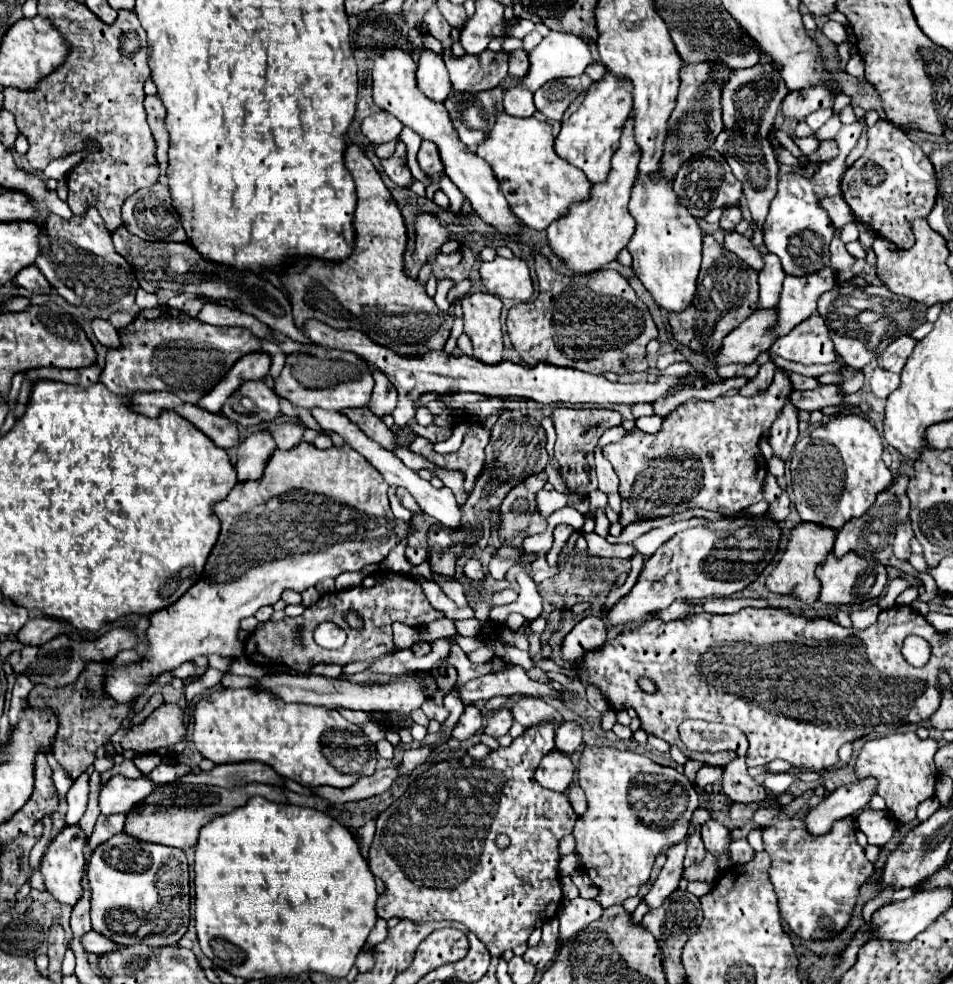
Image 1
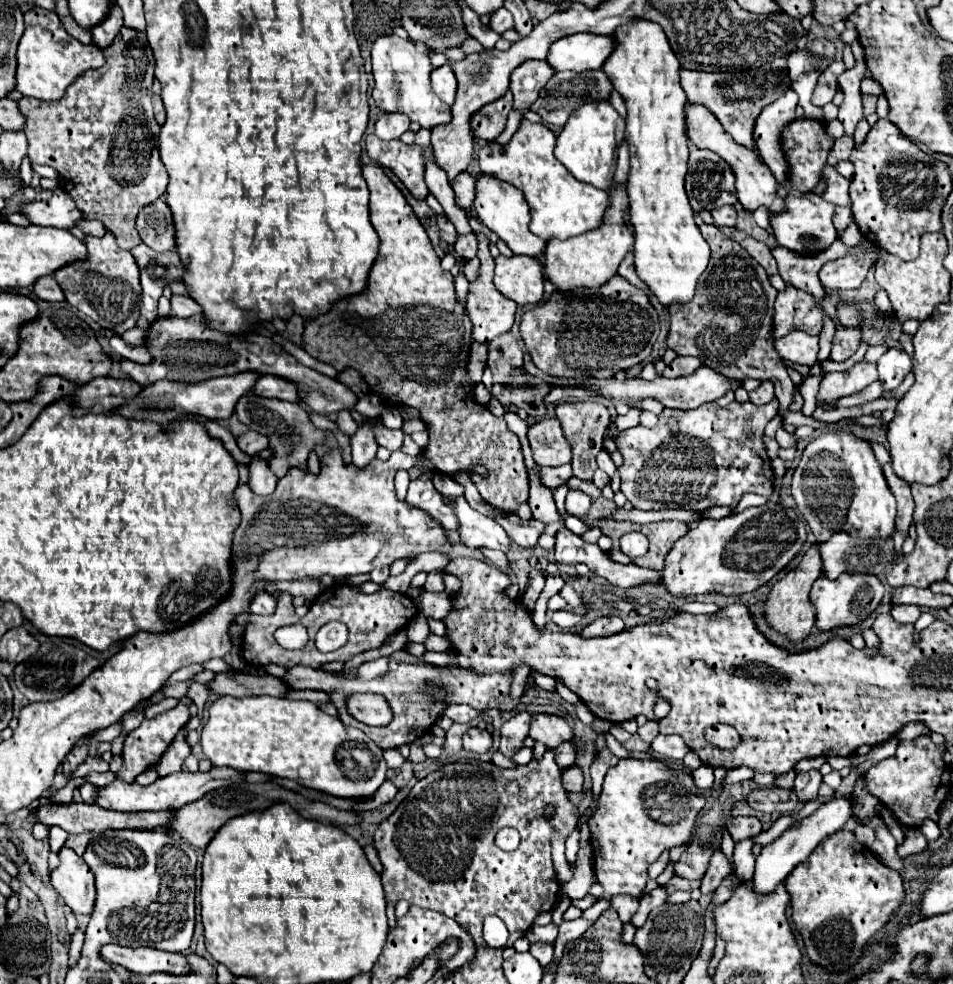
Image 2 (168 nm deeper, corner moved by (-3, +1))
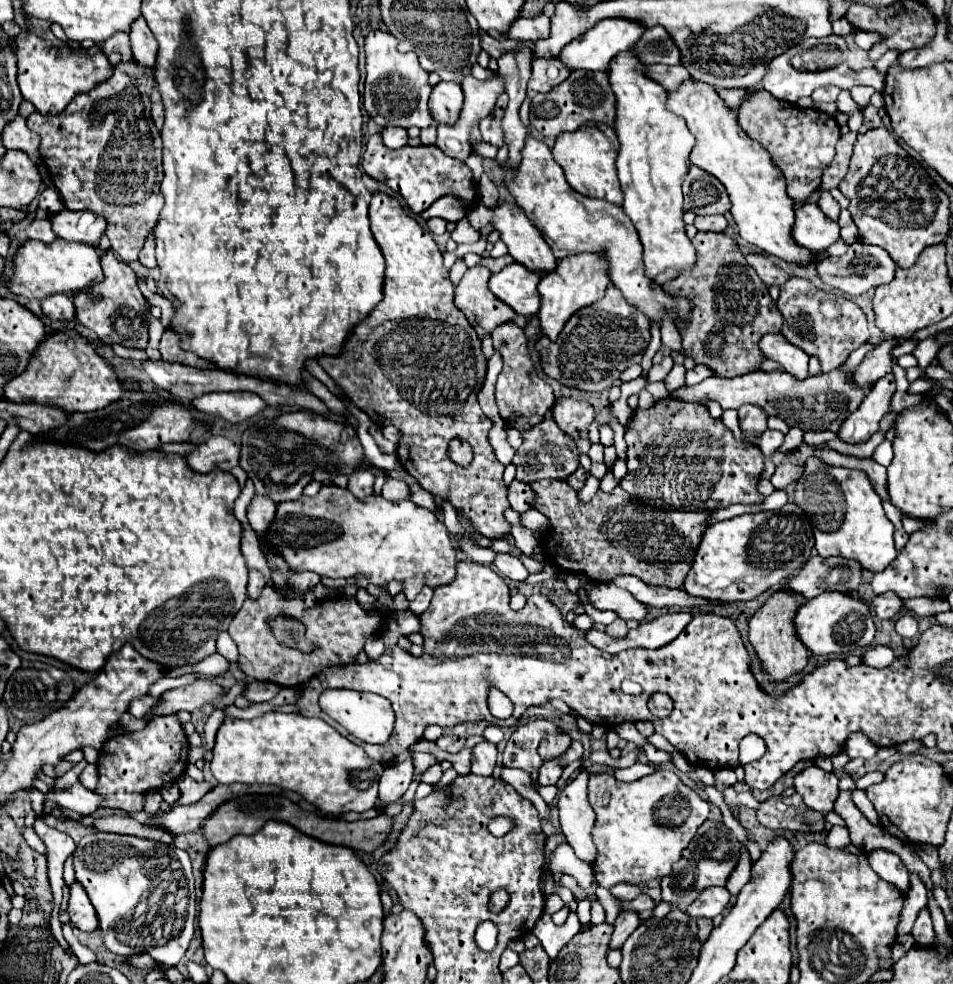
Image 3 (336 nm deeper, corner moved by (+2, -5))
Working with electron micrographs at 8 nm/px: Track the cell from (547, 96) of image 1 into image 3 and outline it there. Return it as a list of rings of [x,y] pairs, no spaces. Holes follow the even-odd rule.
[[[572,71],[566,81],[556,85],[548,93],[540,93],[532,99],[530,105],[530,123],[536,127],[544,137],[558,137],[564,131],[578,129],[584,121],[596,123],[614,123],[614,93],[608,85],[608,73],[592,73],[592,71]]]

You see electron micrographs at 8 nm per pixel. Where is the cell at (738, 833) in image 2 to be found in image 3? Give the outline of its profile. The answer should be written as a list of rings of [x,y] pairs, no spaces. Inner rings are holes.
[[[742,845],[740,855],[738,855],[738,861],[736,861],[736,869],[730,873],[728,883],[726,883],[726,889],[730,891],[730,895],[738,895],[738,893],[740,893],[740,889],[748,883],[748,877],[750,877],[750,867],[752,867],[750,855],[748,855],[746,847]]]

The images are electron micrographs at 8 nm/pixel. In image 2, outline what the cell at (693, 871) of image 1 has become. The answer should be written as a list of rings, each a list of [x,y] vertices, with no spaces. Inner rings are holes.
[[[671,877],[669,883],[663,885],[665,891],[671,895],[673,891],[691,891],[691,889],[697,889],[699,887],[699,881],[687,881],[687,879],[681,879],[681,877]]]

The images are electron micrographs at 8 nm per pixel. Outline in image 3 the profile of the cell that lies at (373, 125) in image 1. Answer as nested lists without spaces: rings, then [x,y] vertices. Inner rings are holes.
[[[384,127],[382,129],[382,141],[388,149],[404,147],[408,141],[408,133],[404,127]]]

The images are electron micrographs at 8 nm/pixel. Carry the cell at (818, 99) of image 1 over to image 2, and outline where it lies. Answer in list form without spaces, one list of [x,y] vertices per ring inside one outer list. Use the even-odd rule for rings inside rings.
[[[842,60],[834,61],[827,67],[827,71],[823,71],[819,75],[817,87],[813,91],[813,105],[823,107],[825,103],[829,103],[835,93],[837,93],[838,77],[845,71],[845,66]]]

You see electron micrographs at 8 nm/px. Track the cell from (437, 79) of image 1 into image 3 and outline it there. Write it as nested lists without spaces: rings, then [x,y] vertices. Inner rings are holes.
[[[440,81],[438,85],[434,85],[430,95],[430,113],[436,119],[436,123],[452,125],[460,115],[462,99],[464,95],[458,83]]]

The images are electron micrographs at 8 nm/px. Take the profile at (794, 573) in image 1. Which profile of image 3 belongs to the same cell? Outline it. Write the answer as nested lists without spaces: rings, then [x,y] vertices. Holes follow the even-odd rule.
[[[778,589],[750,617],[750,643],[762,659],[770,681],[784,681],[788,675],[798,673],[806,667],[808,649],[800,645],[800,639],[796,637],[796,625],[792,625],[792,617],[796,617],[796,609],[800,609],[802,601],[804,597],[796,597],[794,593],[784,593],[784,589]]]

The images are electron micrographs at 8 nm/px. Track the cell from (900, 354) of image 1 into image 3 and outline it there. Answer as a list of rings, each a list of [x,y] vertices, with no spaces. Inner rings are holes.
[[[888,373],[888,377],[882,377],[872,385],[872,393],[862,401],[860,409],[852,413],[844,425],[840,427],[838,435],[846,443],[864,443],[868,441],[880,425],[880,419],[888,413],[890,409],[890,399],[896,391],[896,381],[894,375]]]

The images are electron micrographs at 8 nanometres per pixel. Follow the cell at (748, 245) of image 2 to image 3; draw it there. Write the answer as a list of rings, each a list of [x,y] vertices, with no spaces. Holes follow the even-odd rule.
[[[746,253],[744,255],[746,257],[746,261],[756,269],[756,273],[758,273],[758,277],[770,287],[770,285],[784,285],[786,281],[788,281],[788,275],[782,271],[782,269],[778,269],[766,255],[760,255],[760,253]]]

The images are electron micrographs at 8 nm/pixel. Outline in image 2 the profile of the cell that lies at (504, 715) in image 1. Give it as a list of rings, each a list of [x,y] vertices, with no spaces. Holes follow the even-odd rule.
[[[521,711],[517,715],[513,715],[509,721],[503,723],[501,727],[501,747],[499,751],[505,755],[505,757],[513,757],[521,747],[523,747],[523,741],[527,739],[529,735],[529,725],[531,725],[531,715]]]

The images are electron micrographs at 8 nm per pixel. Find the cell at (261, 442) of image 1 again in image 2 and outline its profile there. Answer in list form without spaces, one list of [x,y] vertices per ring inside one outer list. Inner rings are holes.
[[[253,459],[249,465],[249,487],[255,495],[271,495],[275,491],[277,477],[271,473],[265,459]]]

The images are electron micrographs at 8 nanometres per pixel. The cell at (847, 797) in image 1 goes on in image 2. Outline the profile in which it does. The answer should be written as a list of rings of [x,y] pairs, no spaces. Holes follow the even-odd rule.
[[[835,797],[827,803],[823,803],[813,815],[795,821],[791,827],[787,827],[787,831],[777,837],[775,841],[771,841],[767,847],[763,847],[763,851],[757,857],[755,863],[755,873],[753,873],[753,891],[759,895],[769,895],[777,889],[777,885],[785,883],[787,875],[801,863],[807,859],[807,855],[817,847],[817,843],[821,839],[825,839],[827,835],[839,831],[845,821],[851,817],[851,801],[847,797]]]

